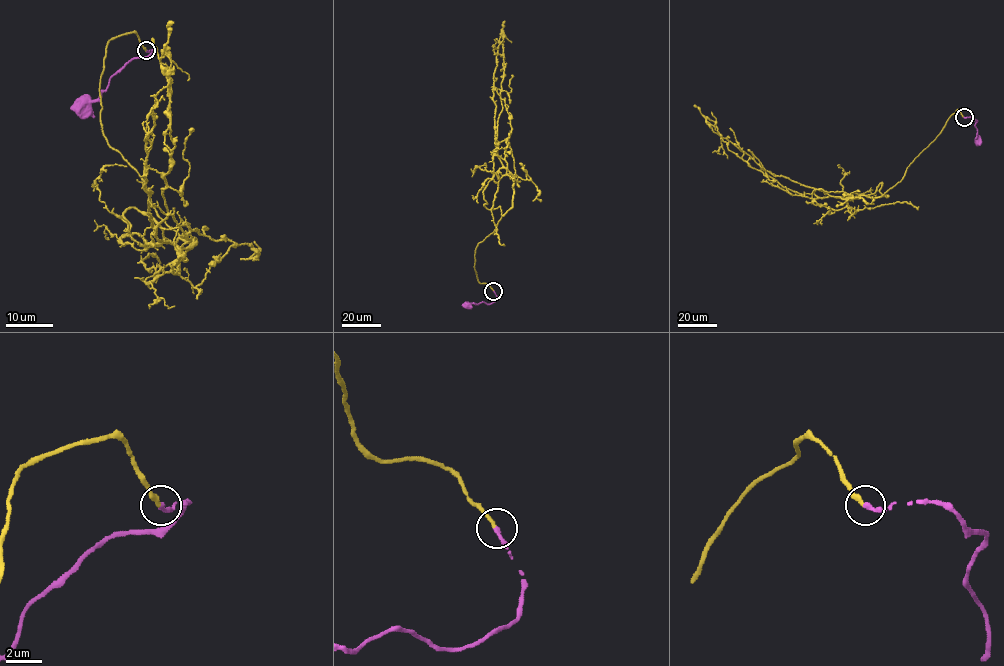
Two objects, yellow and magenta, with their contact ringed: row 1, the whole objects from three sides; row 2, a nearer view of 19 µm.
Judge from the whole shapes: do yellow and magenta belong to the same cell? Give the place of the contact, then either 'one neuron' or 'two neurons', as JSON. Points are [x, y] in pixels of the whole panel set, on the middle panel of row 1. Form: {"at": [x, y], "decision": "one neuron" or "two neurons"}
{"at": [493, 291], "decision": "one neuron"}

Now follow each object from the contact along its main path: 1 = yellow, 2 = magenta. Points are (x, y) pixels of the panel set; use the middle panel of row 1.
1: (493, 291), (474, 267), (475, 248), (513, 192), (496, 149), (493, 76), (504, 33), (496, 38)
2: (493, 291), (494, 301), (467, 305)

